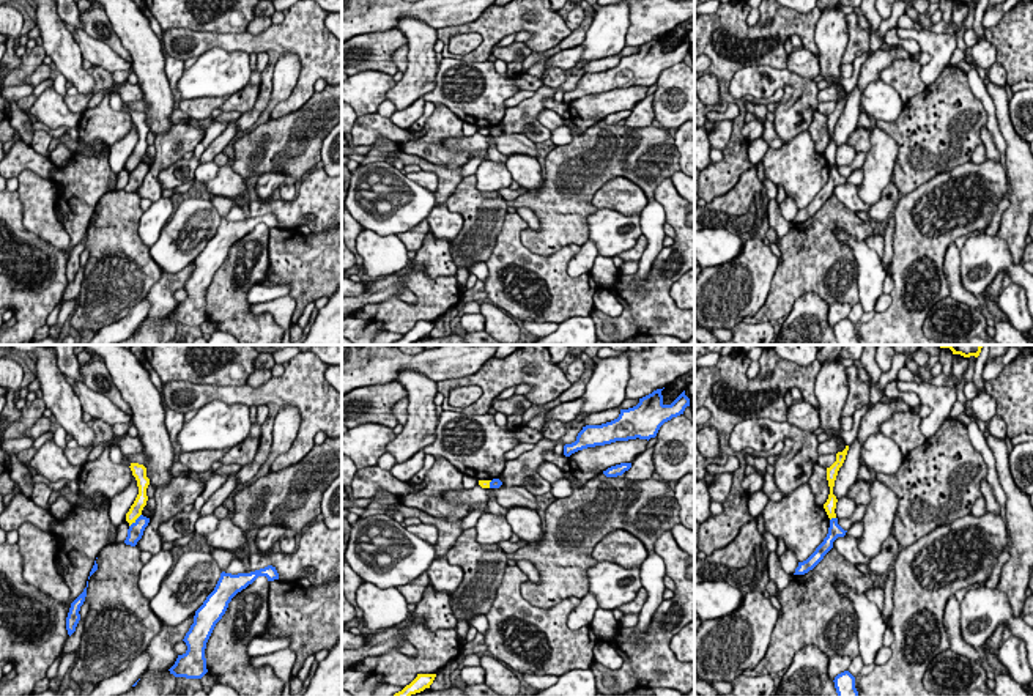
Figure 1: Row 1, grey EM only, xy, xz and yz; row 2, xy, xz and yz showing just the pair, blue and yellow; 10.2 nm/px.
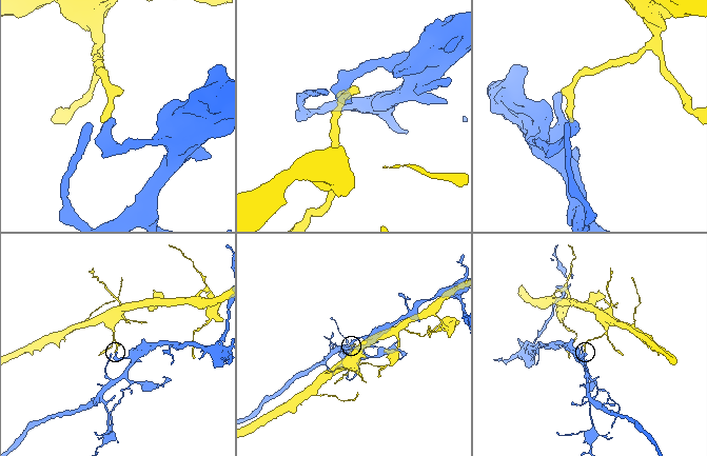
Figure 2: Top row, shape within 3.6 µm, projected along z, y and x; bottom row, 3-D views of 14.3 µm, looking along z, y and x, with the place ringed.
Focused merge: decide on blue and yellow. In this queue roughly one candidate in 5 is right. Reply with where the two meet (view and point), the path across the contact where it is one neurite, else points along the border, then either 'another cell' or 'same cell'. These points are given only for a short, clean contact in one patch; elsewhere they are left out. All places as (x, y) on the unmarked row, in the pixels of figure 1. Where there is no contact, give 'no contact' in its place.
contact xy (136, 167); border xy (140, 161), (129, 174); another cell

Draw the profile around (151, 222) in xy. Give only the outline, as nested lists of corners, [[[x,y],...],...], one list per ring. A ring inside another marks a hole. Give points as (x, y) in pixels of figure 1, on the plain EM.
[[[165,197],[154,202],[146,211],[143,211],[139,222],[139,238],[146,247],[151,247],[159,239],[159,235],[173,211],[175,208],[172,200]]]

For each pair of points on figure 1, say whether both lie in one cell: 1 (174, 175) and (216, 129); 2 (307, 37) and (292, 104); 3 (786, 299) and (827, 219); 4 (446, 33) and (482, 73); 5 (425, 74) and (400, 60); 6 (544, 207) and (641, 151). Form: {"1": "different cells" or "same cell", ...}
{"1": "same cell", "2": "same cell", "3": "same cell", "4": "different cells", "5": "different cells", "6": "same cell"}

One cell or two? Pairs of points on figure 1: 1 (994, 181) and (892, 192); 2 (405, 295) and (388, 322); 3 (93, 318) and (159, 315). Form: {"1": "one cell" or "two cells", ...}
{"1": "two cells", "2": "two cells", "3": "two cells"}

